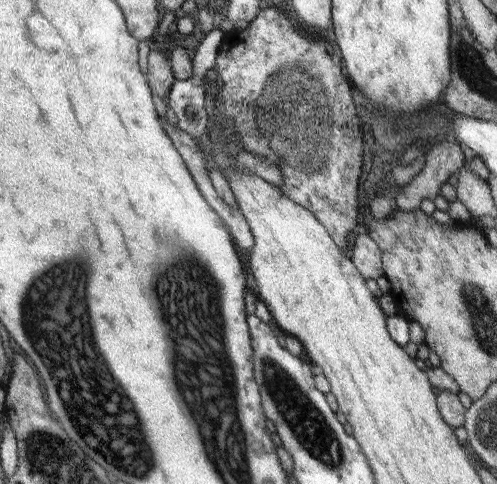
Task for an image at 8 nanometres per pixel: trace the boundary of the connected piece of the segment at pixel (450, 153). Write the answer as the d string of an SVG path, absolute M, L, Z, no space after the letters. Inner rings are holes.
M440 140L432 143L426 154L424 168L406 186L402 186L396 194L397 210L406 212L414 211L420 208L420 204L424 198L434 201L436 197L441 196L441 186L445 182L453 181L458 168L462 164L465 164L465 162L464 153L457 142L443 142Z

